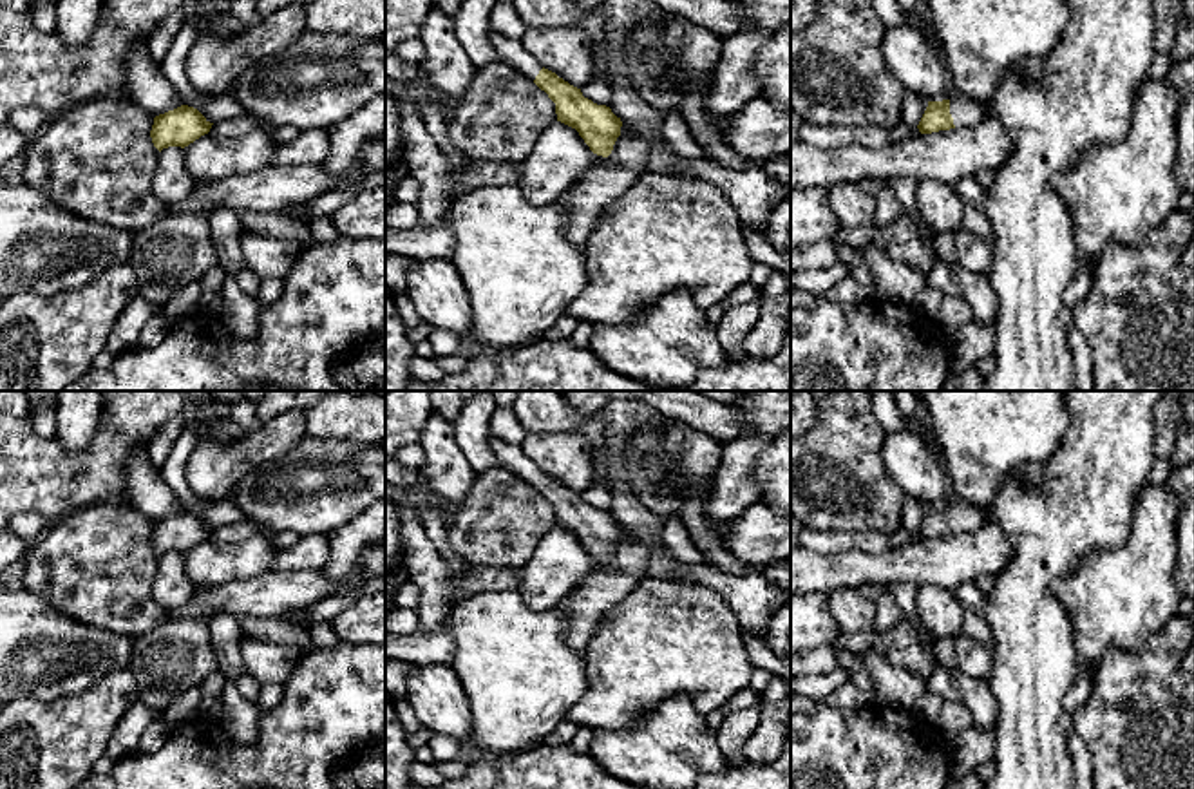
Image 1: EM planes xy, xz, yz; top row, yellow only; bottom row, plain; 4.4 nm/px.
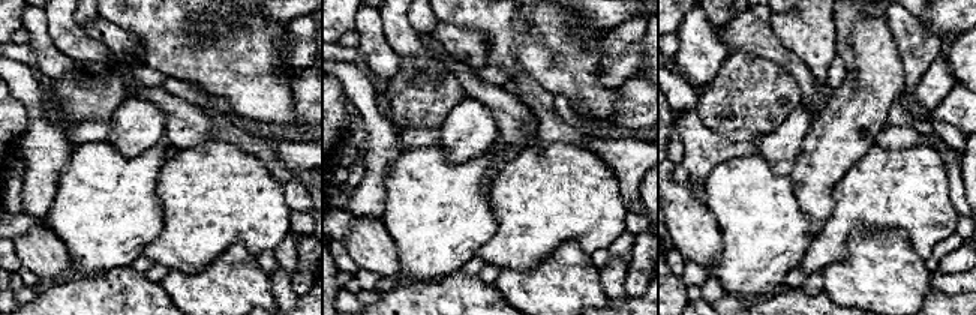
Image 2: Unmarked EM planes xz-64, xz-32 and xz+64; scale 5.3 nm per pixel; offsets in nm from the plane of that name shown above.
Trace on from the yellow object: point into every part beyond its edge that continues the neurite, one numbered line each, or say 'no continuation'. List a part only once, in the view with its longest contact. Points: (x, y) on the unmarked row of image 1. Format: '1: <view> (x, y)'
1: xz (512, 458)
2: yz (966, 518)

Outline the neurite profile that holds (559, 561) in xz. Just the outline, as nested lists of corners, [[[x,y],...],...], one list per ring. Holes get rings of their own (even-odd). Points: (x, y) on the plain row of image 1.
[[[555,527],[521,566],[516,588],[523,594],[526,606],[541,612],[555,608],[592,570],[592,563],[593,557],[579,537]]]

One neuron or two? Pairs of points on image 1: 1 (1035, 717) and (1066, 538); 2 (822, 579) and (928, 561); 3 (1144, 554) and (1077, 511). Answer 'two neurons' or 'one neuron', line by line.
1: one neuron
2: one neuron
3: two neurons

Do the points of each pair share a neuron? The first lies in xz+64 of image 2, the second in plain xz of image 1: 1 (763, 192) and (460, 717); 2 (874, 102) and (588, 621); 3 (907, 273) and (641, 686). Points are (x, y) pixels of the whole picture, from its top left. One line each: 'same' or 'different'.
1: different
2: same
3: different

